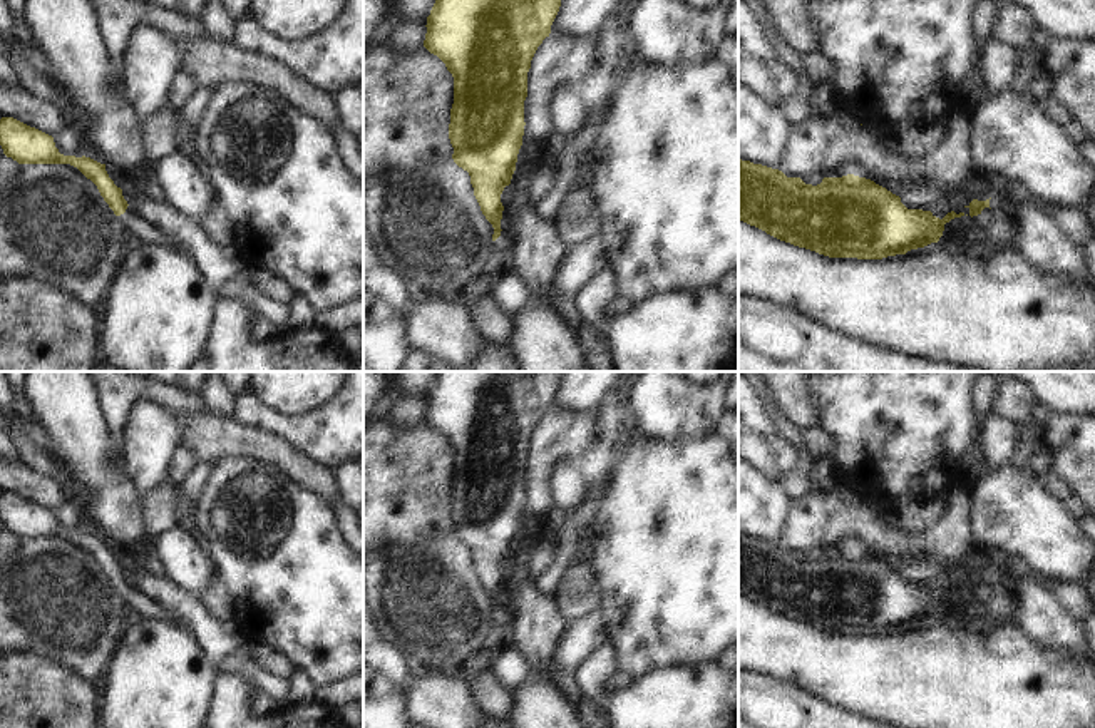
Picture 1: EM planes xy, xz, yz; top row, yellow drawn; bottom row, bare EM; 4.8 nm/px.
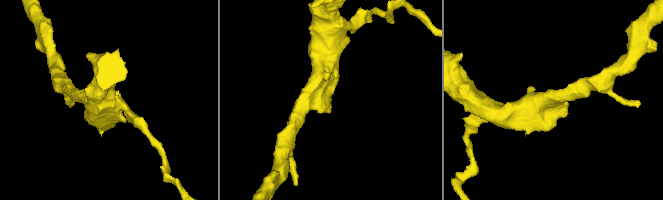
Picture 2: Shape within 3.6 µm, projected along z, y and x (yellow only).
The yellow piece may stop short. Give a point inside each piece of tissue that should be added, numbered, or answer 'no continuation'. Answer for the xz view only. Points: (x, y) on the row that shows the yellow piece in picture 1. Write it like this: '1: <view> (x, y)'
1: xz (504, 241)

